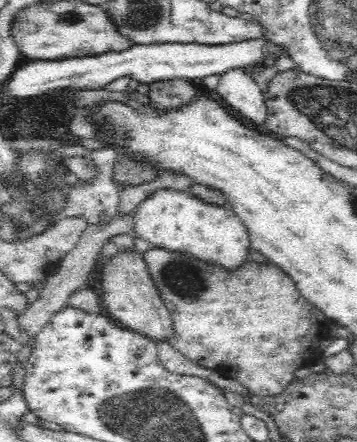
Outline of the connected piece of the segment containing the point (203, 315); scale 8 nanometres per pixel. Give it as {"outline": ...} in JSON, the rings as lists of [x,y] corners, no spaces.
{"outline":[[[157,247],[144,253],[144,261],[172,320],[172,334],[167,342],[193,363],[237,381],[250,393],[263,398],[281,394],[294,380],[296,370],[319,361],[319,342],[330,336],[331,325],[317,307],[301,296],[295,283],[272,263],[259,265],[250,261],[238,270],[227,272]]]}

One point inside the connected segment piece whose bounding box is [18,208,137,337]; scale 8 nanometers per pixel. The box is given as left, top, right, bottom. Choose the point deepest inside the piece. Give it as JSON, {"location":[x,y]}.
{"location":[71,274]}

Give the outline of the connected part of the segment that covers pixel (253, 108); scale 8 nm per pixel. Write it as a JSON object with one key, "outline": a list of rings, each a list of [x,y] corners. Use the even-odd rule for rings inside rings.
{"outline":[[[232,67],[218,76],[216,92],[233,112],[240,114],[258,130],[264,130],[266,105],[263,90],[244,67]]]}

